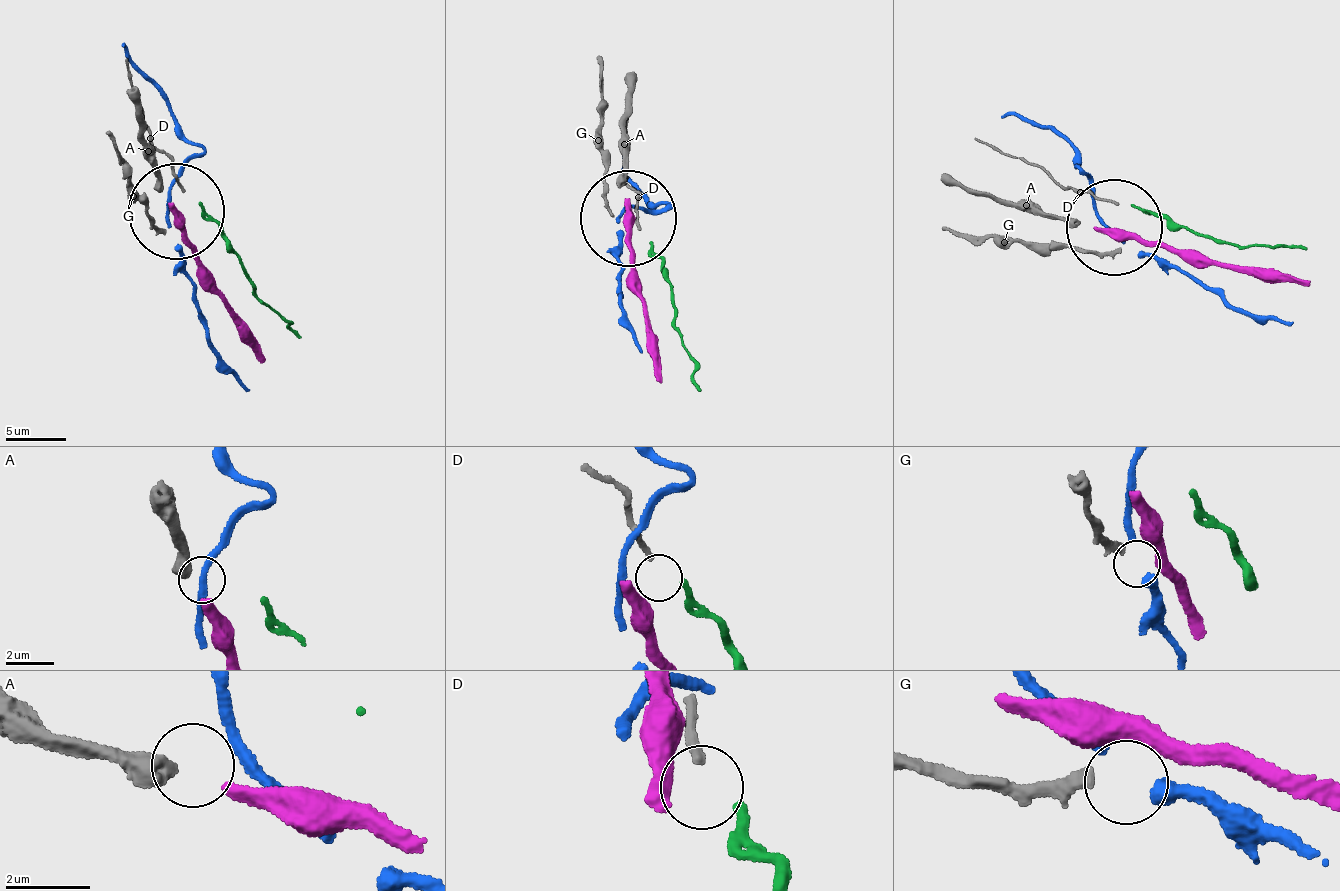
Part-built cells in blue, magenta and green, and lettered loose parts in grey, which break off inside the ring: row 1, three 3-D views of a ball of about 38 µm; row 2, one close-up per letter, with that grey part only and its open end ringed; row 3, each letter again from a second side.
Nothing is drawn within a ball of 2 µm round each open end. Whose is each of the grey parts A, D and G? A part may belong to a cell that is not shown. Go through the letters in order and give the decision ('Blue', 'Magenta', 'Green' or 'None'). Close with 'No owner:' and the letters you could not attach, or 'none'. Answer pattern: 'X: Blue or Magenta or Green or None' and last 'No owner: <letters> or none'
A: Magenta
D: Green
G: None
No owner: G

